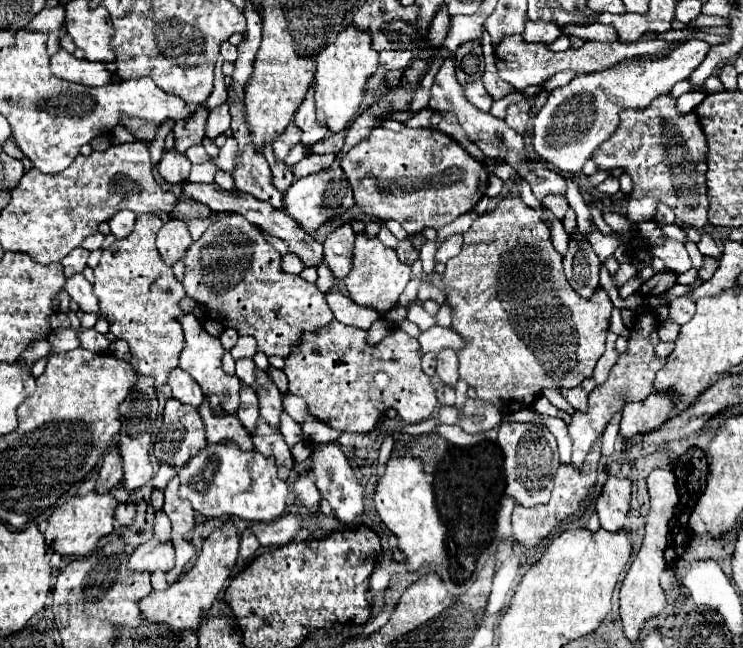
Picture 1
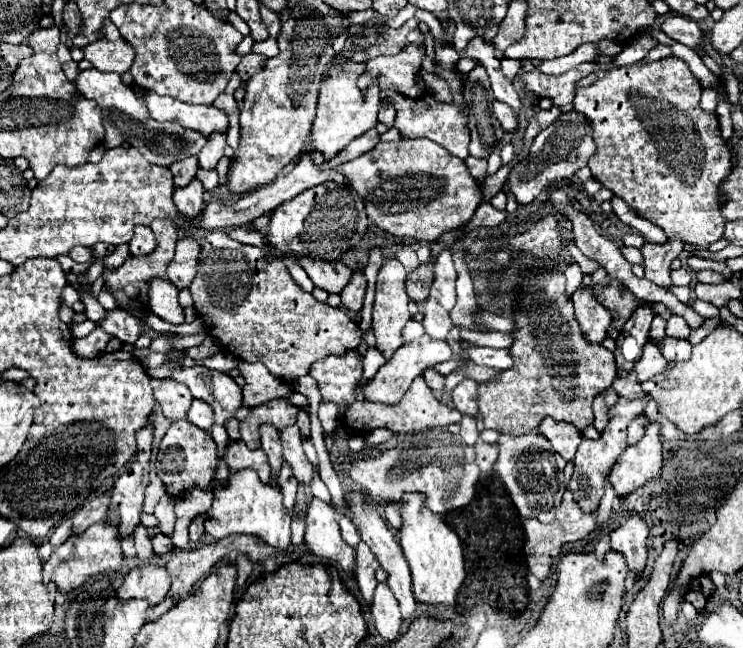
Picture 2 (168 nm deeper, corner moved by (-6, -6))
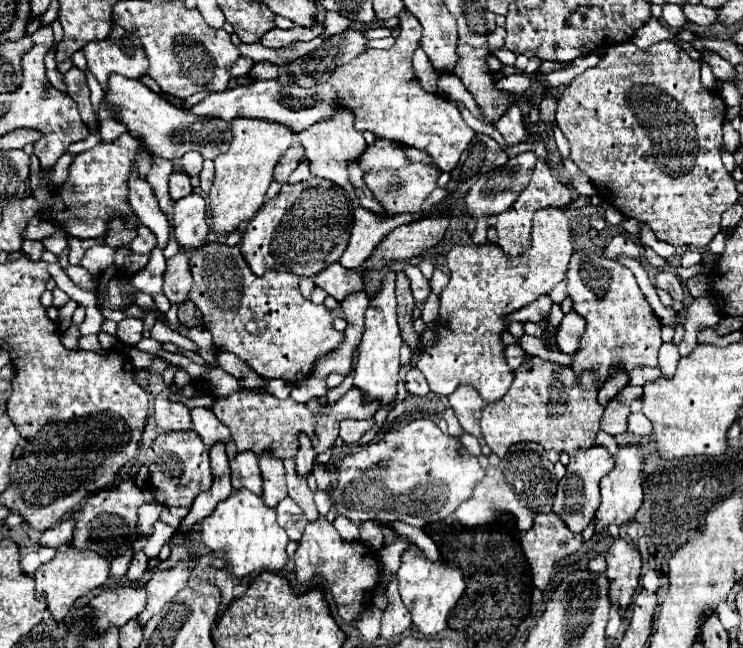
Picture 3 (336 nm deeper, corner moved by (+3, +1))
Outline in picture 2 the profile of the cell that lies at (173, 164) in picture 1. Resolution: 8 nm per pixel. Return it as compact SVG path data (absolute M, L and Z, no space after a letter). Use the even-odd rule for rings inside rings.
M194 177L186 187L176 187L174 203L176 203L178 211L184 213L186 217L196 217L196 213L200 213L200 209L204 209L200 179Z

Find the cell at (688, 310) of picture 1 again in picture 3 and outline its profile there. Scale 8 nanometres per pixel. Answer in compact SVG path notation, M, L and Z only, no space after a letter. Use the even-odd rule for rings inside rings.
M697 298L693 300L693 304L687 310L687 318L685 318L685 334L683 340L679 344L679 354L686 357L691 354L691 350L697 346L697 334L701 328L709 328L709 326L717 326L717 322L721 320L721 312L715 306L713 298Z

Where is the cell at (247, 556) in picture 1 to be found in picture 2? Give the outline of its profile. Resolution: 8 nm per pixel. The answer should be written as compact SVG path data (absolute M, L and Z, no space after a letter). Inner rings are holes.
M238 555L236 567L238 567L238 579L236 581L238 581L238 587L242 587L246 583L246 579L250 577L250 573L254 569L254 563L246 555Z

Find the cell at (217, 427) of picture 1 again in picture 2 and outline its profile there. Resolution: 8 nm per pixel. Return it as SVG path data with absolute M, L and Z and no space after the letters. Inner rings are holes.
M230 441L226 451L224 451L224 457L222 461L232 469L254 469L258 473L258 477L268 483L270 481L270 465L268 465L268 459L266 459L266 453L262 449L248 449L244 445L244 441Z

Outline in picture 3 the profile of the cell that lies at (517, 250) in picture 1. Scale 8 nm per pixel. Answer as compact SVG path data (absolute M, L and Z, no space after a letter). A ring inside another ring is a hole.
M531 358L531 368L523 366L515 370L515 382L503 400L493 402L483 410L481 430L493 454L503 458L509 448L519 442L537 442L543 446L545 456L555 464L559 462L561 452L571 456L581 448L595 446L595 436L601 430L603 406L597 402L597 390L591 390L591 378L583 378L583 382L587 382L587 386L579 390L571 366L563 368L541 358Z

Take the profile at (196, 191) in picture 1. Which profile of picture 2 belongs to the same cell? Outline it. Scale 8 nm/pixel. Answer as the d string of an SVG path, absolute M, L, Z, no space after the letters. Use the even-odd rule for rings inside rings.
M300 257L302 269L308 273L316 287L326 289L328 293L340 293L352 277L352 269L342 261L320 261L312 257Z

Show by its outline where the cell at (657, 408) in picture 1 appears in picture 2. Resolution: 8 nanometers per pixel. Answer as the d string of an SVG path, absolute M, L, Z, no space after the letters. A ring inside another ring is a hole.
M654 421L646 423L644 437L628 447L610 471L610 481L618 495L628 495L636 487L654 479L662 467L662 441L660 425Z

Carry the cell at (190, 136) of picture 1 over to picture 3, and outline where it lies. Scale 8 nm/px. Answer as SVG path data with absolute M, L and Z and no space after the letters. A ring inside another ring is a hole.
M173 172L173 176L169 178L169 196L171 196L171 202L177 202L177 200L189 196L191 192L193 190L191 190L191 184L189 184L187 174Z

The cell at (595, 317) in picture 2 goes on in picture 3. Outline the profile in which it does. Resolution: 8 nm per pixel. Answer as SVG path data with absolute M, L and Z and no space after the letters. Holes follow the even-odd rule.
M573 310L565 314L559 332L557 332L557 350L563 354L573 354L575 346L579 346L579 334L583 334L583 318Z

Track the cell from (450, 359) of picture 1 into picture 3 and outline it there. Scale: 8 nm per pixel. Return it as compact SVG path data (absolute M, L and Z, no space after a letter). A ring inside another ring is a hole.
M459 386L459 390L455 390L449 396L449 404L455 410L455 416L459 418L463 430L475 438L481 438L479 420L481 420L481 410L485 408L485 402L479 398L479 394L475 394L471 386Z

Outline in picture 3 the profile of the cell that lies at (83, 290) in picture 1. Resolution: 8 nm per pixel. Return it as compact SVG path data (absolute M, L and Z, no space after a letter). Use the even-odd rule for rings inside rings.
M125 318L117 324L117 338L127 346L137 346L143 338L143 322L135 318Z

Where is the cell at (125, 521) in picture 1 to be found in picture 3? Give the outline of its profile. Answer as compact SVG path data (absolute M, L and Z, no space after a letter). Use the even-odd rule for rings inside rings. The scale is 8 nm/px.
M137 552L137 554L133 556L133 560L131 560L131 564L129 564L129 572L127 572L127 578L129 578L131 584L141 582L141 578L143 578L143 574L145 574L145 570L147 570L147 564L149 564L149 560L147 560L147 556L145 556L143 552Z

